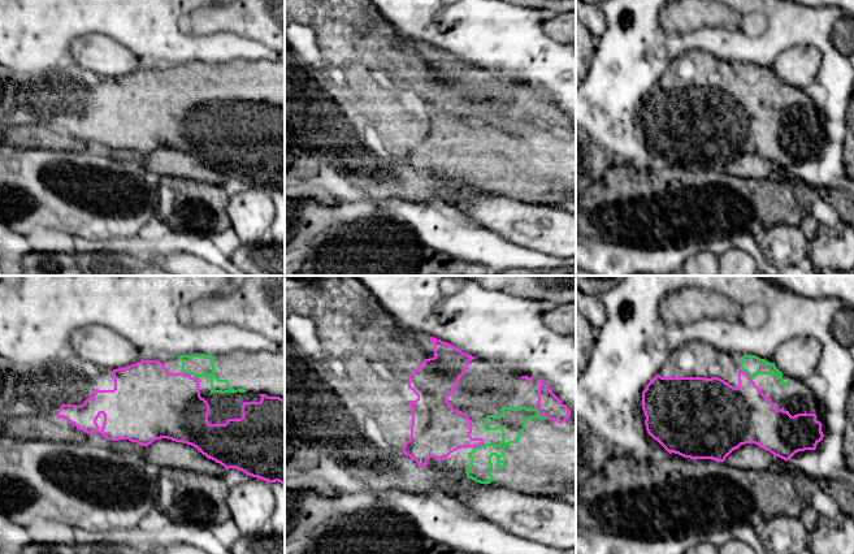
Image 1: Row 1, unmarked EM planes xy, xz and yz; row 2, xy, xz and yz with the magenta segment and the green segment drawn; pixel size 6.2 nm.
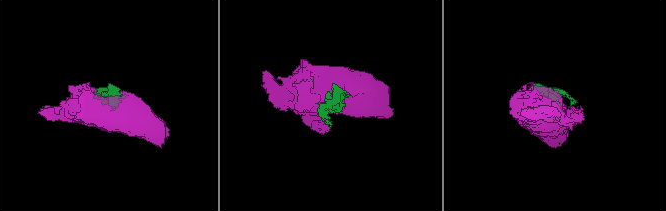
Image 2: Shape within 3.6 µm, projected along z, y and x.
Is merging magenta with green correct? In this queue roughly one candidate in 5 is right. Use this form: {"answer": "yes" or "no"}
{"answer": "yes"}

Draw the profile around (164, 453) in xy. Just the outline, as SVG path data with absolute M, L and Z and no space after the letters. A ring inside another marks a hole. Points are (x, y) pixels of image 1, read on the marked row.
M168 438L156 440L151 445L144 446L144 449L142 459L144 464L151 463L159 467L190 469L196 473L218 477L222 477L227 471L220 463L203 455L196 447Z

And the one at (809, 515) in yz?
M805 506L799 514L799 520L803 523L805 528L809 532L812 532L815 528L816 521L819 520L820 515L818 511L811 506Z

